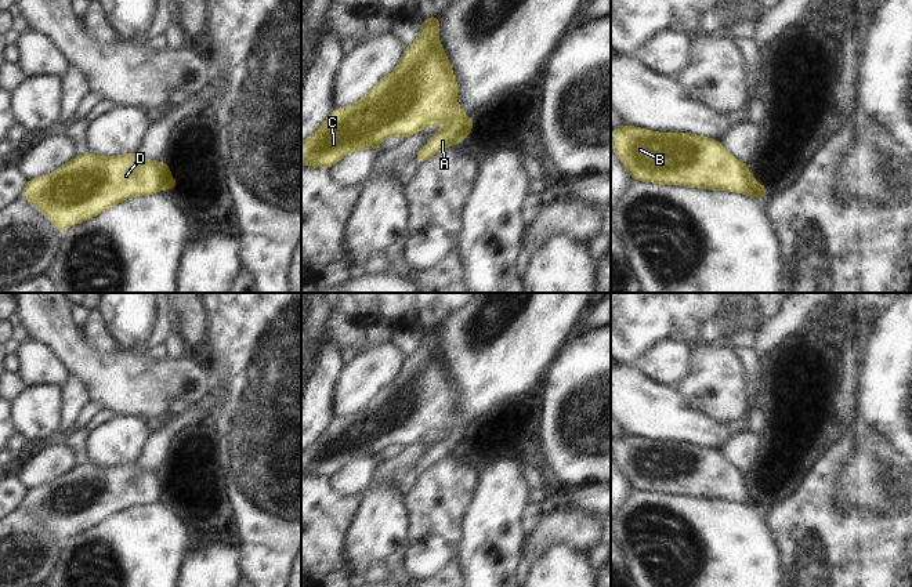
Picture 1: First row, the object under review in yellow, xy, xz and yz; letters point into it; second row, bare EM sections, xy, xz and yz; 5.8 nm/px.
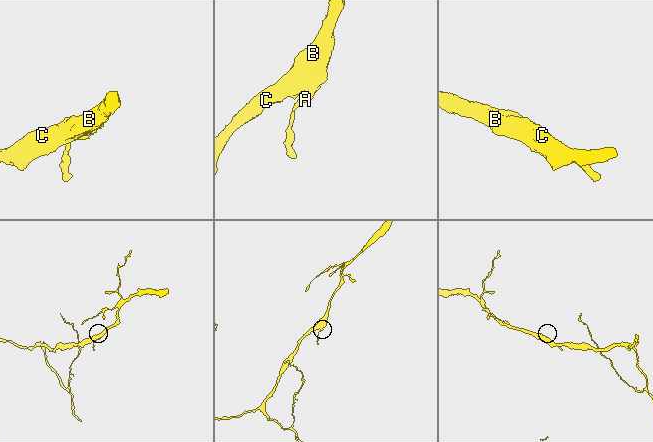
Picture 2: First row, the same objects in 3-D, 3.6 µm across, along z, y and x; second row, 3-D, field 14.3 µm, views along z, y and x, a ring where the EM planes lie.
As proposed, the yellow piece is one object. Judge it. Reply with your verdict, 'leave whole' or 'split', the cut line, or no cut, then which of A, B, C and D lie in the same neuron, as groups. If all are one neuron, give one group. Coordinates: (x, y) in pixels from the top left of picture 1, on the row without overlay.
leave whole; no cut; A B C D

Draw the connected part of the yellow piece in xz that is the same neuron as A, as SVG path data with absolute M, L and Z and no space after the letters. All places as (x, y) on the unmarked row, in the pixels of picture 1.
M438 325L426 327L416 351L405 356L397 377L380 388L359 410L340 418L333 418L319 436L301 452L301 474L330 478L341 467L359 459L377 459L380 452L391 445L410 446L433 434L445 438L430 448L415 465L417 474L448 456L462 452L477 432L473 431L456 410L459 392L453 377L438 349Z

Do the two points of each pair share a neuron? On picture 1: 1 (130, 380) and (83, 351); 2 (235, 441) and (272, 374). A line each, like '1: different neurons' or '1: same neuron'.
1: same neuron
2: same neuron

